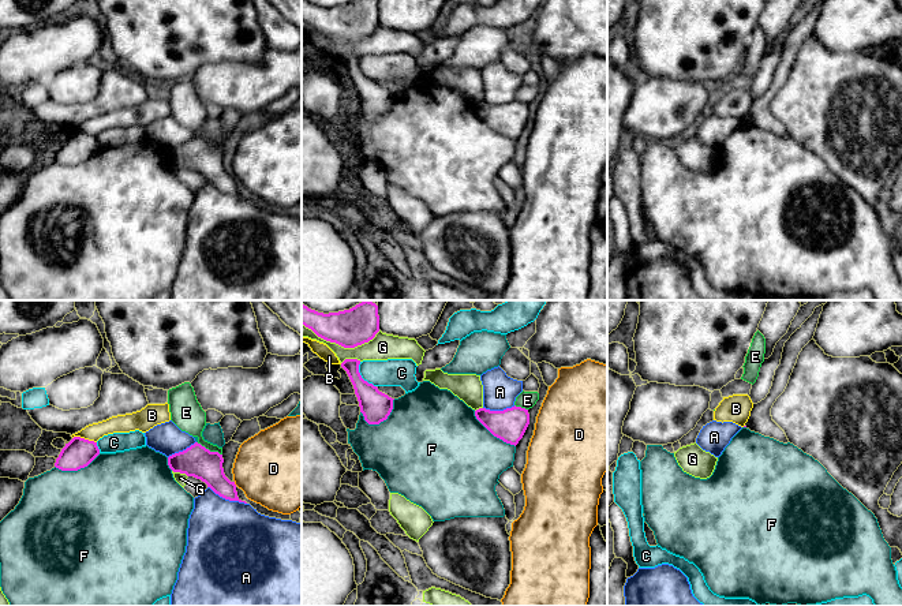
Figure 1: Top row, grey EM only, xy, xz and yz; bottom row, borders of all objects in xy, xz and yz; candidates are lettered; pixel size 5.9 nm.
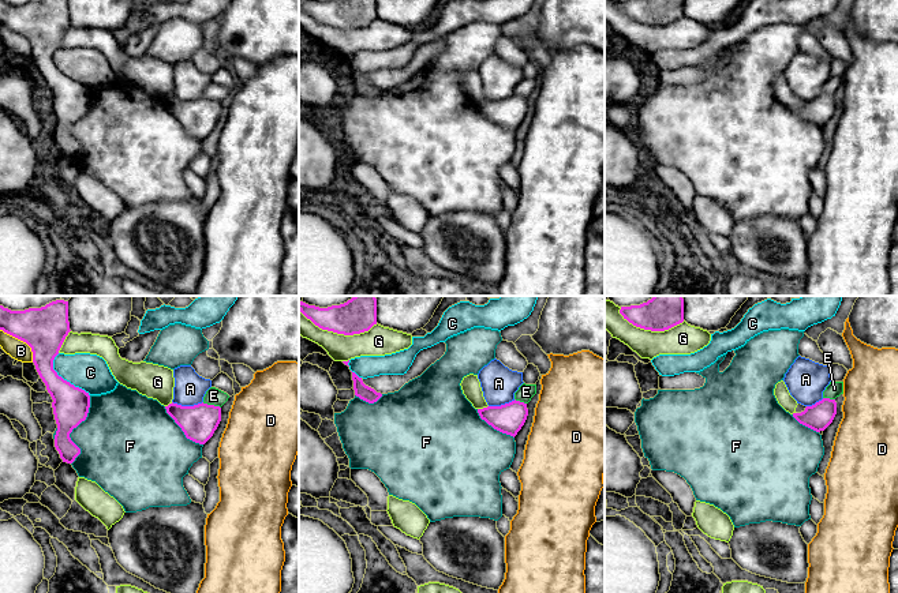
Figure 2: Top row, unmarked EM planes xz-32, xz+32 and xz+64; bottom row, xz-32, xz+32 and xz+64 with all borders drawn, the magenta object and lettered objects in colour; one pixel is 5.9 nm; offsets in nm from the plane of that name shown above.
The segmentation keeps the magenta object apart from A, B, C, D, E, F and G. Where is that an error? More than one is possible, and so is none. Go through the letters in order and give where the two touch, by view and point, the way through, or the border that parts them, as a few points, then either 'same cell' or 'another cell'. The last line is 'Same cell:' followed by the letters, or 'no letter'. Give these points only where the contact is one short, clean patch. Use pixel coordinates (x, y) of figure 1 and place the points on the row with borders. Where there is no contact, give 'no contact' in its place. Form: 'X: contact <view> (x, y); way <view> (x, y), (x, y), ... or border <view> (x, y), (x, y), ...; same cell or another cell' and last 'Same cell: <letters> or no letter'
A: contact xy (227, 498); another cell
B: contact xy (83, 438); another cell
C: contact xz (360, 377); another cell
D: contact xy (234, 483); border xy (234, 482), (236, 485); another cell
E: contact xy (208, 449); another cell
F: contact xz (384, 419); another cell
G: contact xz (341, 345); another cell
Same cell: no letter

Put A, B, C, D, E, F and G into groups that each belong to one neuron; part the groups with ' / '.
A / B / C / D / E / F / G

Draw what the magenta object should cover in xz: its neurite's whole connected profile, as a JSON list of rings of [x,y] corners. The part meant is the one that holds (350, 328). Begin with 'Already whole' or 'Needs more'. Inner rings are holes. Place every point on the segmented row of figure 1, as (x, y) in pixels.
Already whole. [[[363,300],[349,310],[323,314],[302,304],[302,325],[326,341],[355,348],[379,332],[378,306]]]

